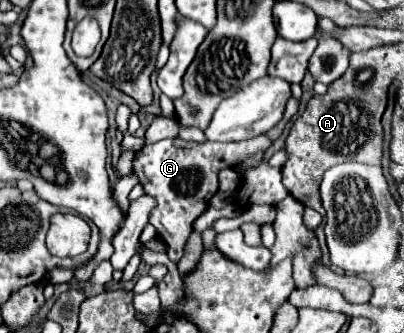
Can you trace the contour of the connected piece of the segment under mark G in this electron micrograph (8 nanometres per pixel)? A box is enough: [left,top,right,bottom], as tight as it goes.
[133,136,271,262]

